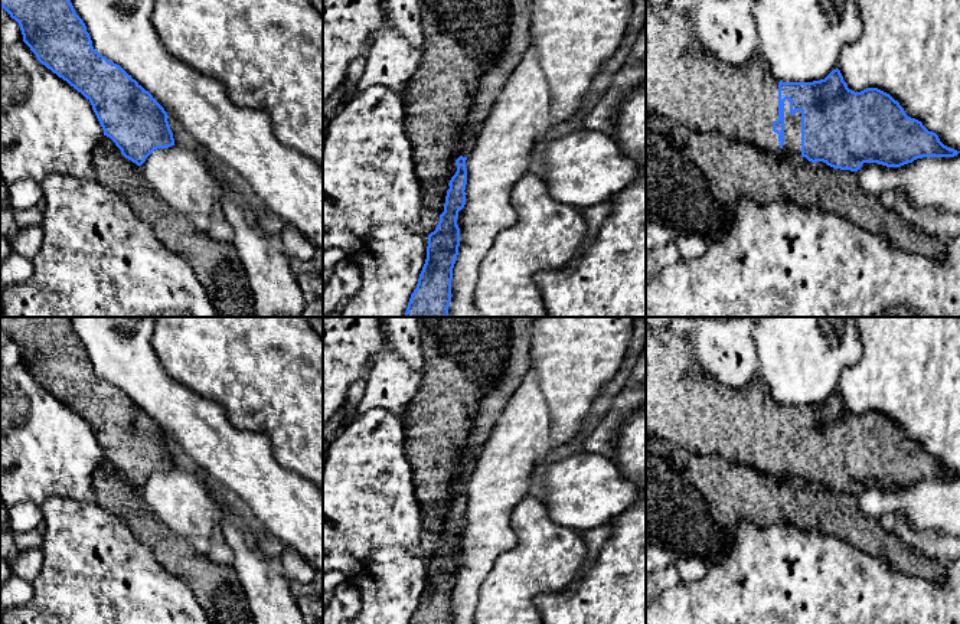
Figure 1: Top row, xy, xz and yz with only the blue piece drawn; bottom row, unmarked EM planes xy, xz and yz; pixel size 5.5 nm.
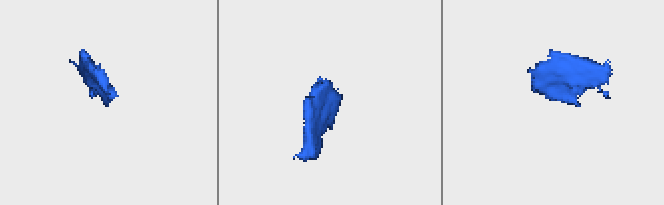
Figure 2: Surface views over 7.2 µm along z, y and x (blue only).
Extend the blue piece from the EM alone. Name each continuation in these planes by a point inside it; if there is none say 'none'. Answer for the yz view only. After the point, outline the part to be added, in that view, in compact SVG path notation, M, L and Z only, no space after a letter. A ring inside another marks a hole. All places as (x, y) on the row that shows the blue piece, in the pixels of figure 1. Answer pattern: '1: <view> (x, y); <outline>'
1: yz (685, 82); M646 3L646 114L665 115L688 128L716 131L726 138L754 144L775 156L801 156L801 111L790 114L790 101L784 101L784 143L773 131L778 120L778 79L770 71L761 53L744 65L729 65L709 53L695 37L695 29L685 10Z

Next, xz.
1: xz (518, 41); M510 0L510 33L497 59L480 78L480 86L473 95L473 105L461 127L463 157L468 157L481 124L486 121L496 97L506 84L530 45L532 0Z

